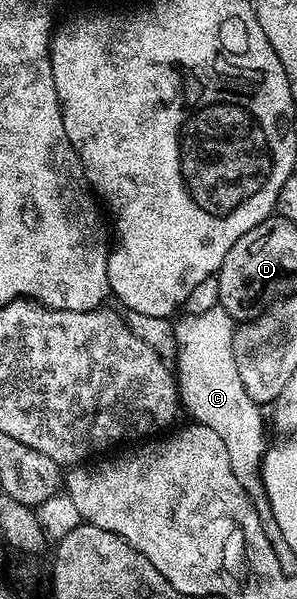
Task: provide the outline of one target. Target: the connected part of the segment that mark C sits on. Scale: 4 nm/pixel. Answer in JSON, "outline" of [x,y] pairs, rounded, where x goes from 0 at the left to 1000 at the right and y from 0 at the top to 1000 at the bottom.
{"outline":[[[741,511],[694,519],[687,524],[613,524],[582,536],[586,543],[586,594],[593,608],[593,633],[599,638],[599,666],[609,679],[640,693],[636,699],[657,708],[700,711],[700,718],[741,725],[754,745],[768,745],[768,765],[781,771],[781,791],[795,791],[795,805],[835,825],[869,853],[869,863],[886,881],[923,881],[916,845],[892,825],[882,803],[882,765],[899,755],[902,736],[882,730],[882,688],[872,676],[822,651],[822,638],[808,631],[808,616],[795,613],[795,584],[788,583],[788,549],[795,538]]]}

